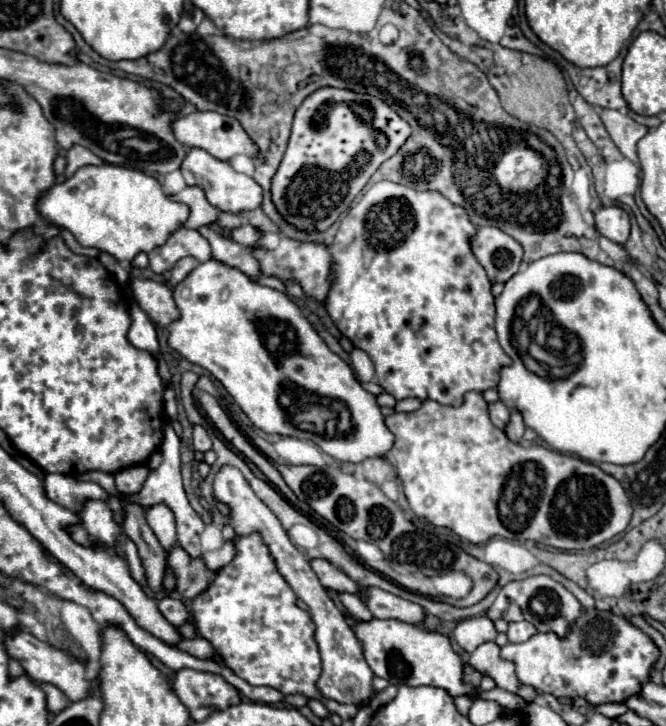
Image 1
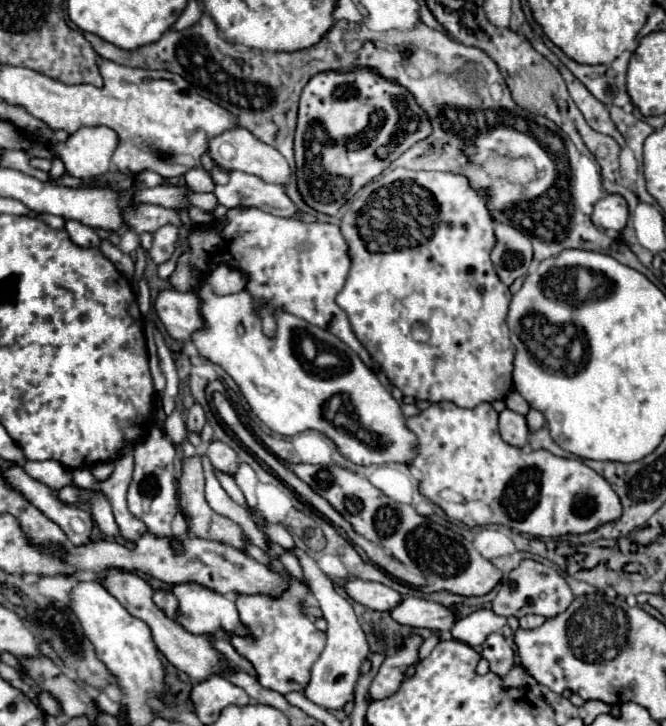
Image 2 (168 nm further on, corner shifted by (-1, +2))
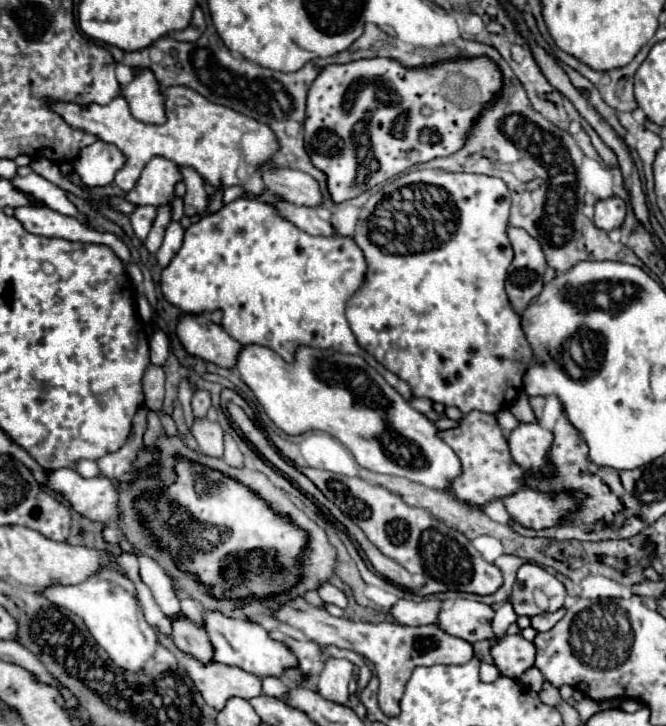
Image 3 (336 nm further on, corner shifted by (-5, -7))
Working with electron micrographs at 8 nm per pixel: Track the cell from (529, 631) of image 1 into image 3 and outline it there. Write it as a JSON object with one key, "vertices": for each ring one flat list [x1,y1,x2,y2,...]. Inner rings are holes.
{"vertices":[[565,607,559,609,559,611,555,611,555,613,541,613,541,615,535,615,535,617,531,617,531,627,533,627,535,631,539,631,539,633,549,631,563,615,565,615]]}

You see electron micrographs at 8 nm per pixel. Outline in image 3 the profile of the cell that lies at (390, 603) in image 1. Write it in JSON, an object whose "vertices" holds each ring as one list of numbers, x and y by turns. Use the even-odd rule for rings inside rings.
{"vertices":[[455,599,453,603,441,607,437,625,453,637,475,643,483,639,493,639,491,619,493,609,489,605,467,599]]}

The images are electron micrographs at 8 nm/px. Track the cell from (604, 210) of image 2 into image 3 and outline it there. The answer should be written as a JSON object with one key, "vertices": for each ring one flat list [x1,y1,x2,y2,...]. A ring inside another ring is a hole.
{"vertices":[[609,197,605,201,597,201,595,205,595,225,603,231,613,231,617,227,623,225,625,221,625,213,627,213,627,205,623,199,619,197]]}

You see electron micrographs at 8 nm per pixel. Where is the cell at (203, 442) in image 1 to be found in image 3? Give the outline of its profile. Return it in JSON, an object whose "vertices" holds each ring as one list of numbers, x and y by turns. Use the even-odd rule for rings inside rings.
{"vertices":[[197,389,197,391,193,393,193,401,191,401,191,405,193,405,193,415,195,415,197,419,205,417,207,411,209,411,209,407,211,407,209,391,201,391,201,389]]}

